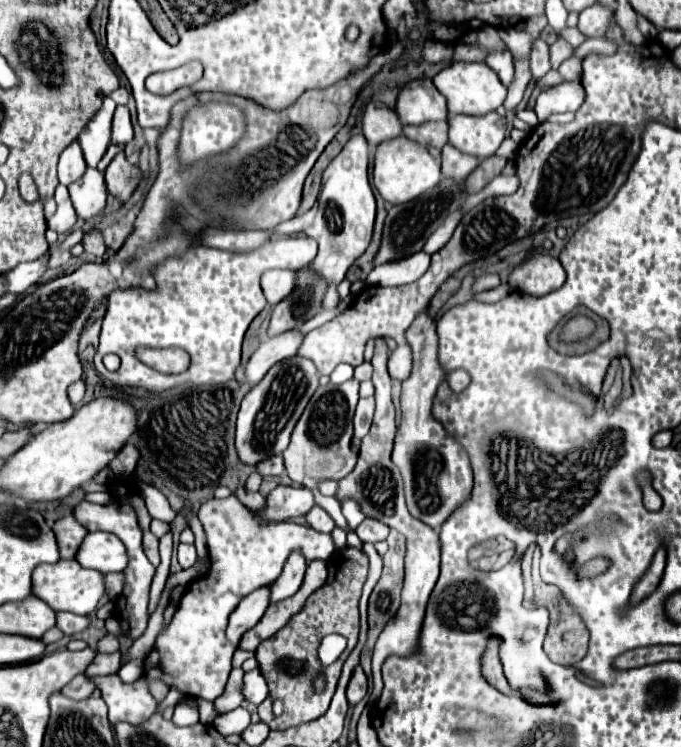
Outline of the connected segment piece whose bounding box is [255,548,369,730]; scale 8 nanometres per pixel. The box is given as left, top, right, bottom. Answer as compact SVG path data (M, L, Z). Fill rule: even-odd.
M343 548L343 550L337 550L333 558L329 558L327 568L329 568L327 582L309 596L303 610L295 614L295 618L289 620L285 628L281 628L273 638L267 638L265 642L261 642L261 646L255 650L259 670L269 686L269 698L265 698L259 704L259 718L265 724L269 724L271 730L287 730L287 728L293 728L293 726L299 726L323 716L329 708L335 686L339 682L341 666L357 644L357 638L359 638L359 606L357 604L361 598L361 588L367 580L369 560L365 552L361 550ZM327 634L341 634L347 638L345 652L331 666L323 666L317 656L317 648ZM317 676L325 678L323 692L315 692ZM275 700L283 702L281 716L273 714Z

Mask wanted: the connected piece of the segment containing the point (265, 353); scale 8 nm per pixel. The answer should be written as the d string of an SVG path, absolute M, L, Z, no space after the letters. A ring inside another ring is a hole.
M297 332L281 334L277 338L261 342L261 346L253 352L245 366L245 382L249 386L255 386L263 380L263 376L269 372L269 368L285 358L295 356L297 346L303 342L303 336Z

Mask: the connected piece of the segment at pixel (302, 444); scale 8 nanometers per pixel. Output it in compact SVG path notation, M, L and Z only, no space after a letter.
M355 378L345 384L327 384L319 386L309 406L305 408L301 420L293 430L291 444L287 446L285 470L289 478L309 490L317 490L317 482L323 478L345 478L357 462L357 456L351 452L353 438L353 412L359 400L359 382Z

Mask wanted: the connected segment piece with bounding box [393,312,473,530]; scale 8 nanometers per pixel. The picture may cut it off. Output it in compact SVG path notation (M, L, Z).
M427 312L419 314L417 320L407 328L405 340L413 352L413 370L411 376L403 382L403 422L395 438L393 460L405 480L405 500L409 512L417 520L433 526L433 530L439 530L441 524L471 496L473 474L465 450L453 438L449 438L443 426L431 416L431 404L441 380L449 380L449 386L467 386L469 374L463 370L445 374L441 370L437 362L435 324Z

